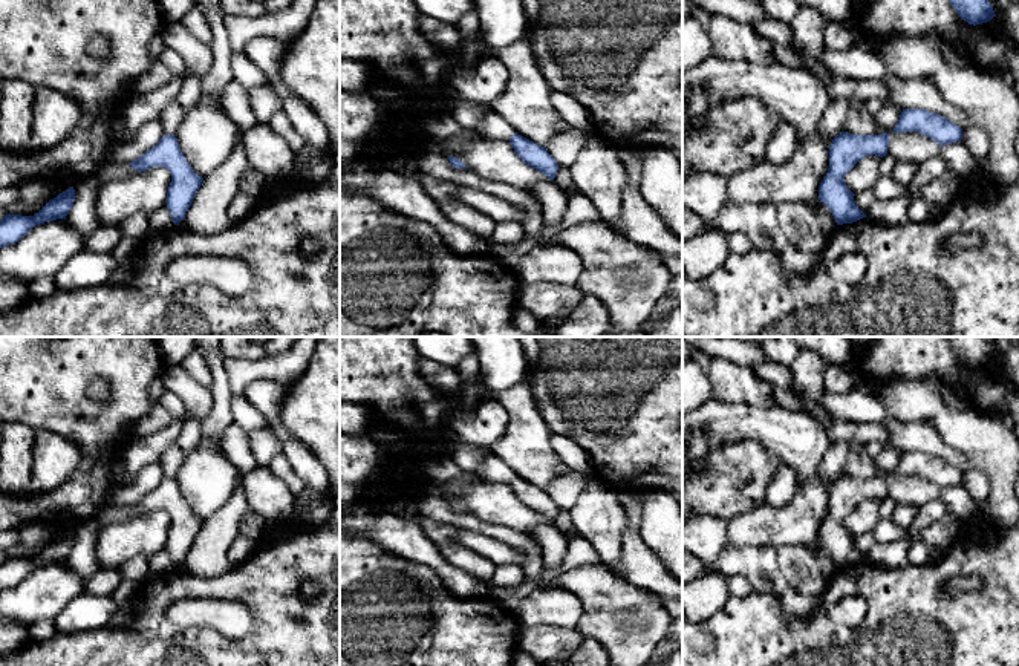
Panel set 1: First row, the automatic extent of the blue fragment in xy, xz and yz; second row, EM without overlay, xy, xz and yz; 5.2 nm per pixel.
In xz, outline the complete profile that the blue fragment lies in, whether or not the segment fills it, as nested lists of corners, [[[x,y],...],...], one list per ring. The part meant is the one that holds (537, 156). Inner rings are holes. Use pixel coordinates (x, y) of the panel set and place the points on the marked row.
[[[496,112],[485,115],[480,124],[480,130],[491,139],[508,141],[516,155],[532,168],[545,173],[551,181],[554,181],[558,164],[542,145],[534,144],[532,141],[519,135],[511,124],[508,124]]]

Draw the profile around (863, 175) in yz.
[[[869,155],[860,159],[846,175],[845,184],[848,188],[858,194],[861,191],[871,190],[877,179],[880,178],[880,156]]]

